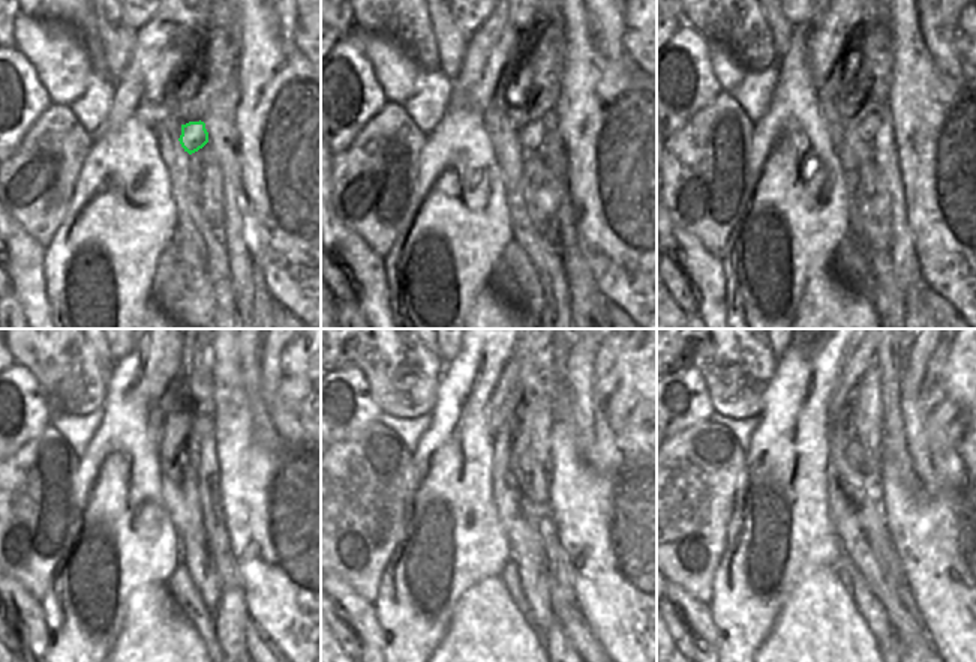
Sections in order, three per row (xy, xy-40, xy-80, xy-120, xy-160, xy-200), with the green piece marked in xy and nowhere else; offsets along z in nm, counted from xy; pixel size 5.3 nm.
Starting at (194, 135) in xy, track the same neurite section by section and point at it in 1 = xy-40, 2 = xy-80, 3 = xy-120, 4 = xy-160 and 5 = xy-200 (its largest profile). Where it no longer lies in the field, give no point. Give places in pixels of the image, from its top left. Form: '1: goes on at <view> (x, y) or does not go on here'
1: goes on at xy-40 (529, 137)
2: goes on at xy-80 (868, 126)
3: goes on at xy-120 (192, 457)
4: goes on at xy-160 (522, 460)
5: goes on at xy-200 (855, 454)

